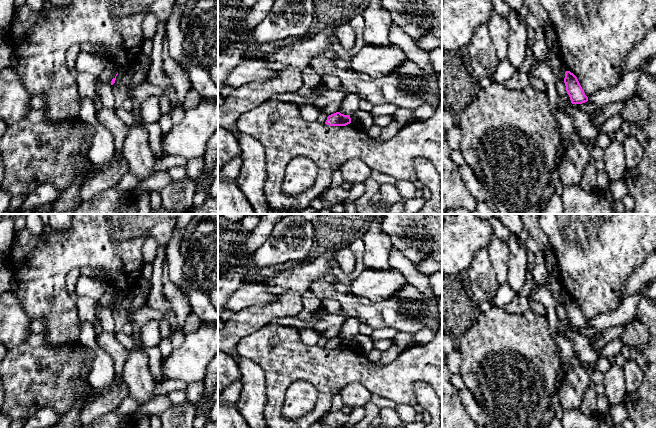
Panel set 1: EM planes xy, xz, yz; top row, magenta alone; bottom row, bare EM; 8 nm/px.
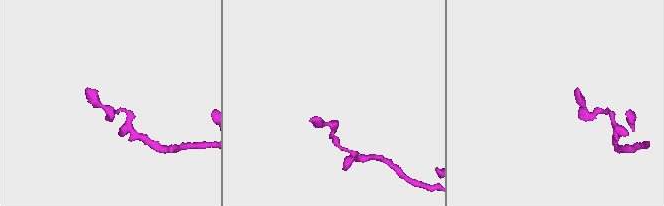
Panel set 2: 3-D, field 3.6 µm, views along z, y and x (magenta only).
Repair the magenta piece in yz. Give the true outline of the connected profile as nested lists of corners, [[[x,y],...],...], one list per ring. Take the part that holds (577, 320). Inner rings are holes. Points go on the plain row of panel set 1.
[[[570,295],[565,296],[564,307],[572,328],[582,328],[588,325],[577,301]]]

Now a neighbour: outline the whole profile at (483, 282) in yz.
[[[479,249],[467,269],[472,295],[476,302],[491,300],[499,288],[487,249]]]

